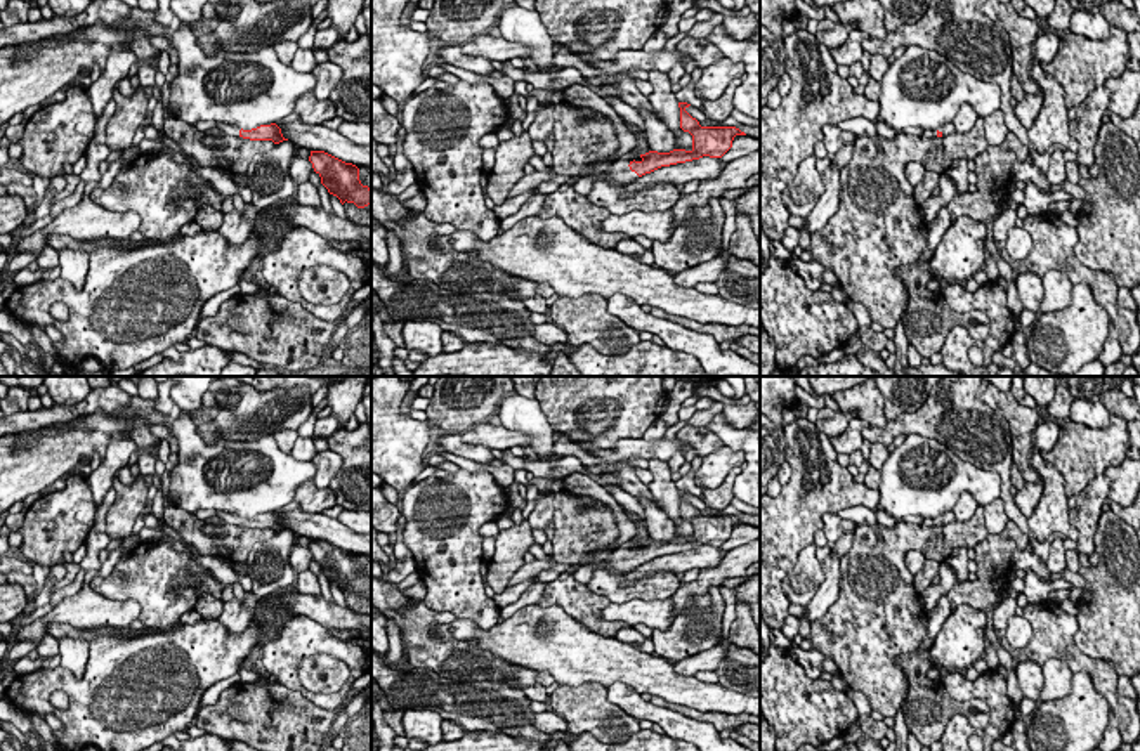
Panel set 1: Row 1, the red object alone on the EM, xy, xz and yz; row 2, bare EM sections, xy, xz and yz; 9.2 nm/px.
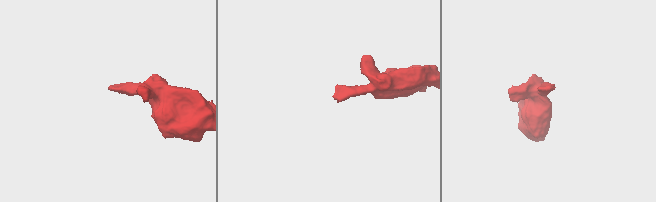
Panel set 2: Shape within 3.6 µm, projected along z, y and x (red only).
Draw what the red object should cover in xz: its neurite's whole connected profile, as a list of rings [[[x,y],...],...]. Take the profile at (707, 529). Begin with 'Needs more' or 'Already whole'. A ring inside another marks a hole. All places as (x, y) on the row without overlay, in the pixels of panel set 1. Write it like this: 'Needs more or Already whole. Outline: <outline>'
Needs more. Outline: [[[678,491],[680,496],[680,517],[692,524],[692,538],[673,538],[670,541],[649,539],[640,543],[640,550],[626,541],[614,552],[607,555],[602,567],[607,571],[630,572],[639,565],[651,562],[661,555],[670,555],[677,552],[685,552],[699,548],[703,545],[722,546],[731,536],[736,524],[746,524],[736,515],[701,515],[696,506],[692,506],[685,498],[691,493]]]

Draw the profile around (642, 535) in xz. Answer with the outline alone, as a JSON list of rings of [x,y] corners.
[[[625,512],[625,515],[635,524],[635,536],[630,539],[632,541],[632,550],[642,550],[642,543],[652,539],[645,520],[639,519],[635,513]]]

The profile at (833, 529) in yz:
[[[822,513],[822,531],[829,543],[836,543],[843,536],[842,519],[836,513]]]

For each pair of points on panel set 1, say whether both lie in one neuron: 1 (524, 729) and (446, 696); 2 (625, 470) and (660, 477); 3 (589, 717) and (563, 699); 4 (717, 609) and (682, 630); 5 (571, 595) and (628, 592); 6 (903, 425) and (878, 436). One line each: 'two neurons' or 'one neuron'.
1: one neuron
2: two neurons
3: one neuron
4: one neuron
5: two neurons
6: one neuron

